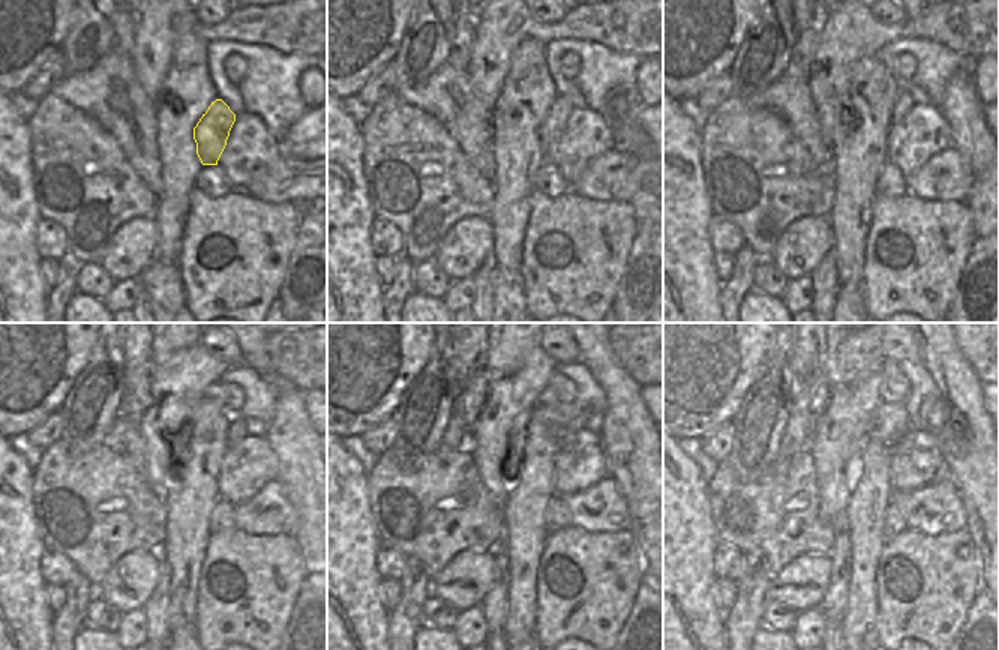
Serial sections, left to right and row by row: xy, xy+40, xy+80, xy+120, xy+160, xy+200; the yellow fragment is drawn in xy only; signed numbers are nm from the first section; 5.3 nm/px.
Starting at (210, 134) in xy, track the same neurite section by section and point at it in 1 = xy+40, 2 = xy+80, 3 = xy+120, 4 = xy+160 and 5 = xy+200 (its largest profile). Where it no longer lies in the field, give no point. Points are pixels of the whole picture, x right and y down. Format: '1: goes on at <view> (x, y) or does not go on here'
1: goes on at xy+40 (554, 122)
2: goes on at xy+80 (903, 102)
3: goes on at xy+120 (237, 430)
4: goes on at xy+160 (576, 424)
5: goes on at xy+200 (929, 404)

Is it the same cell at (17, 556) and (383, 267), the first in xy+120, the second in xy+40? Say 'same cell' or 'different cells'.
different cells

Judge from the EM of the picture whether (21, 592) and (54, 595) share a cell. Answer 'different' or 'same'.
different

